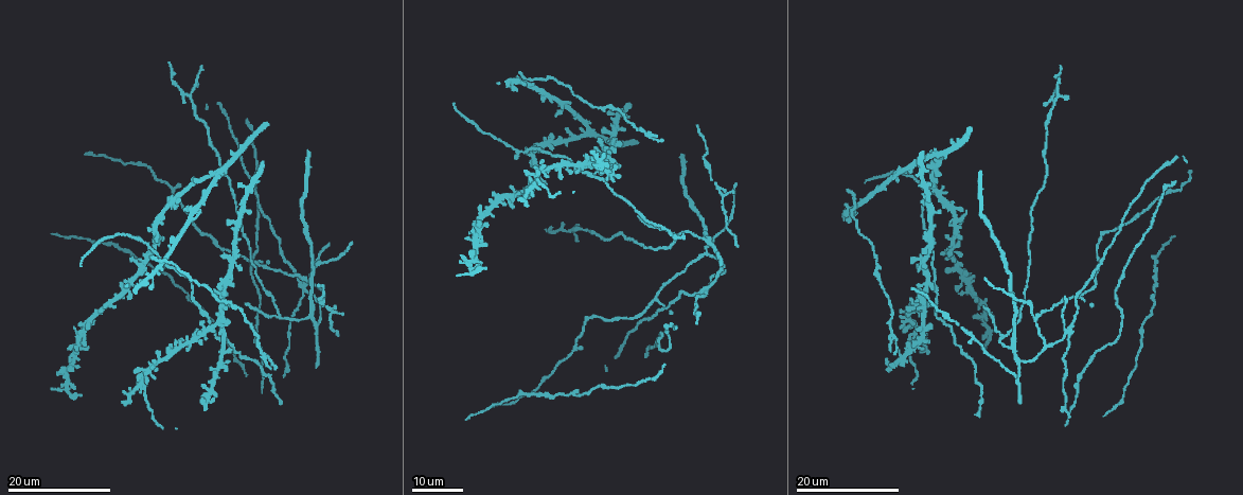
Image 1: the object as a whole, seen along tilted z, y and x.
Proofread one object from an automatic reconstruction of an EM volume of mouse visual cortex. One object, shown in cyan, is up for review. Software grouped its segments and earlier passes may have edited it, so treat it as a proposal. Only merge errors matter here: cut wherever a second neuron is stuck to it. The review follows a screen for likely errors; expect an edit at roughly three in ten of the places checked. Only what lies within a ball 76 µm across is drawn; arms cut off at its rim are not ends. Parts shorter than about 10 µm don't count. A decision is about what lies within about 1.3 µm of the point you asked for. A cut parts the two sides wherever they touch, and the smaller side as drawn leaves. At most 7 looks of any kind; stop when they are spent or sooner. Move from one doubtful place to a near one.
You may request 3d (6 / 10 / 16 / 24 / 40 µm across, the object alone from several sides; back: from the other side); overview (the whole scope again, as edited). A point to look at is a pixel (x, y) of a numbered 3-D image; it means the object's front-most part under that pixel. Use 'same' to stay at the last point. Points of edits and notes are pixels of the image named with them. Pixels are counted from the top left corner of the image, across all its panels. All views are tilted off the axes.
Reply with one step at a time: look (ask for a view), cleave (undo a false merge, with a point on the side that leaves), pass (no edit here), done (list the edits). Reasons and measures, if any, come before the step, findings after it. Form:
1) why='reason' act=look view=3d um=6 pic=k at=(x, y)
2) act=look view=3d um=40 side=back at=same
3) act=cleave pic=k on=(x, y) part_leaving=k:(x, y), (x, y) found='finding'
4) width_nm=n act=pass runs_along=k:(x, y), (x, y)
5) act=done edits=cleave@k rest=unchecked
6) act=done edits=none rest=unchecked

why='three arms meet' act=look view=3d um=24 pic=1 at=(147, 246)

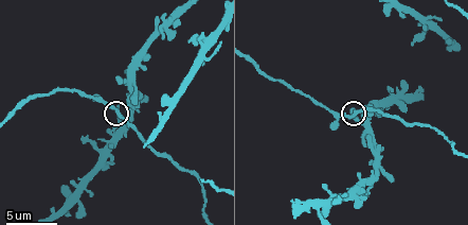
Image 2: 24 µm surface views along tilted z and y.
act=look view=3d um=6 pic=2 at=(355, 116)

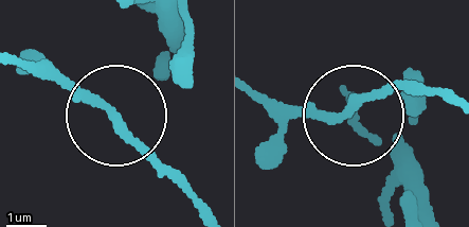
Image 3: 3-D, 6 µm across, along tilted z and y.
width_nm=180 act=pass runs_along=3:(450, 97), (398, 86), (332, 115), (271, 108) found='all the same neuron'

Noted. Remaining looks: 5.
act=look view=3d um=16 pic=1 at=(934, 155)

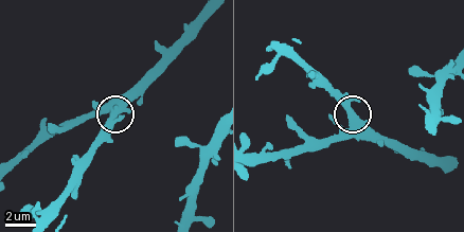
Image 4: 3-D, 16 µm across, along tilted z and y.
act=look view=3d um=10 pic=4 at=(121, 110)

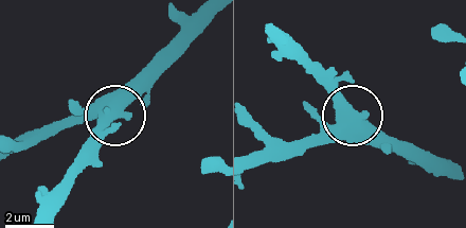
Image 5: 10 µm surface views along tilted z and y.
act=look view=3d um=6 pic=5 at=(113, 115)

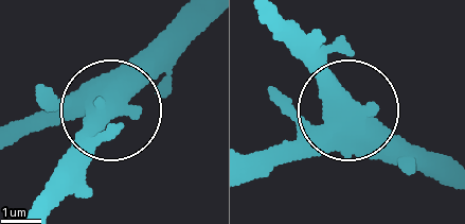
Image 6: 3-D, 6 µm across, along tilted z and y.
act=pass runs_along=6:(18, 136), (123, 105), (192, 36) found='one neuron here'

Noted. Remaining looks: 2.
why='three-way junction' act=look view=3d um=24 pic=1 at=(602, 180)

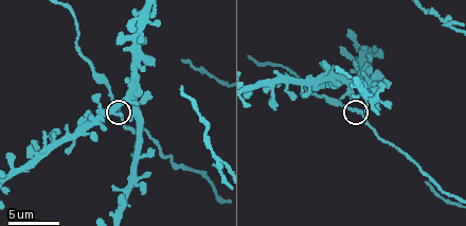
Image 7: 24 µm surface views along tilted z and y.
act=look view=3d um=10 pic=7 at=(356, 109)

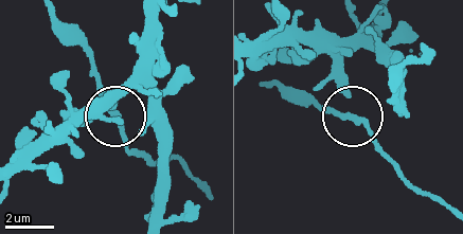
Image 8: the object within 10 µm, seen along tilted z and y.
side_arm_um=43 arms=3 act=pass found='continuous, no second neuron'

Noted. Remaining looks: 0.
act=done edits=none rest=unchecked

